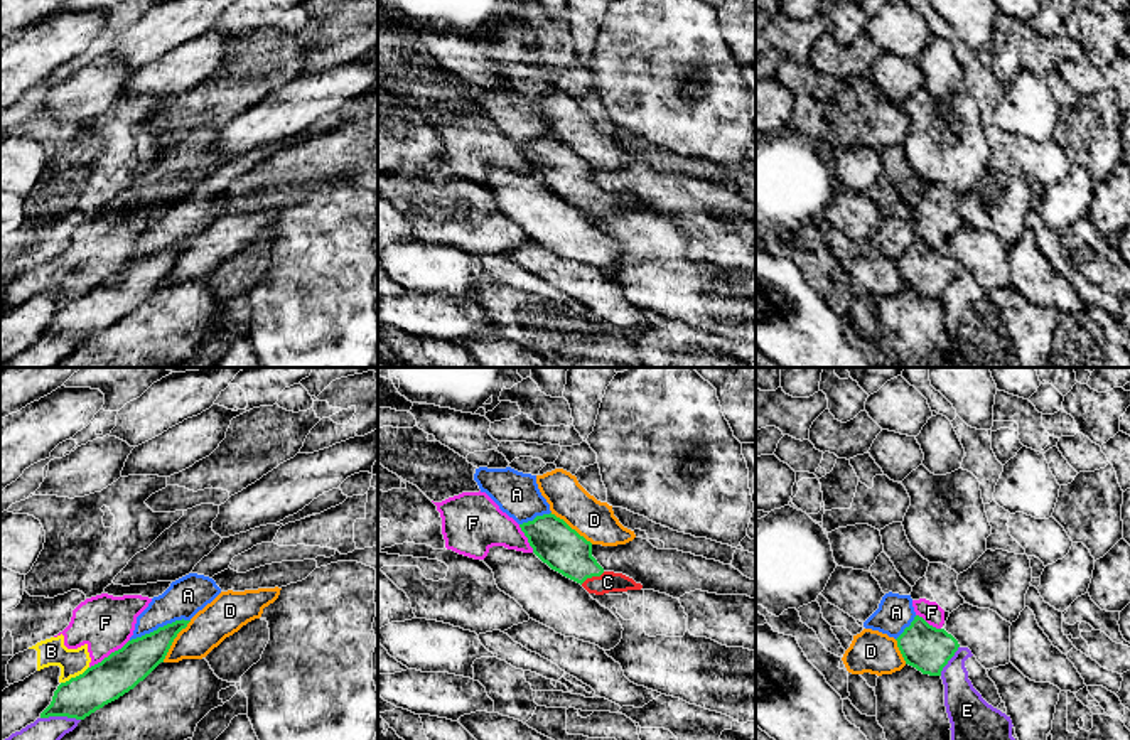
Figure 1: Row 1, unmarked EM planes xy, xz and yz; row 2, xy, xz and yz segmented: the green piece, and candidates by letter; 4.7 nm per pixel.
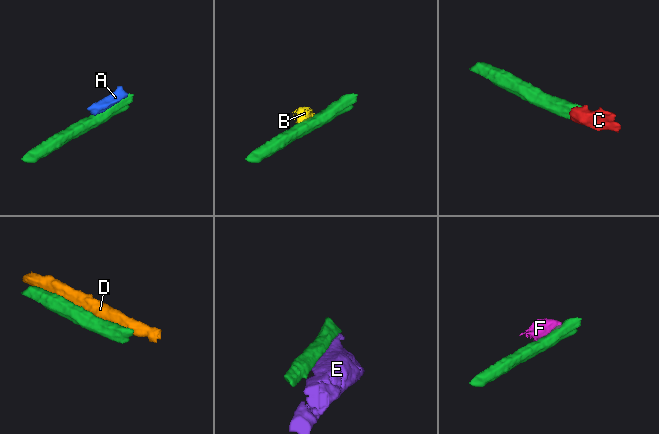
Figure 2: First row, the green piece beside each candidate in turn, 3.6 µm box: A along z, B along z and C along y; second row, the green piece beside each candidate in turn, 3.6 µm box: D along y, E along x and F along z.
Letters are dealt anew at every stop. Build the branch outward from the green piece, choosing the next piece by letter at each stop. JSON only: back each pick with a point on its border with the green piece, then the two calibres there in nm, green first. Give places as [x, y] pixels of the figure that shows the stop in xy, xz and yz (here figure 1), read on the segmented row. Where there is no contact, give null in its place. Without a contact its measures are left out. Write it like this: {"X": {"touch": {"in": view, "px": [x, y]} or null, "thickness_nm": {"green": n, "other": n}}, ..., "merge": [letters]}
{"C": {"touch": {"in": "xz", "px": [592, 575]}, "thickness_nm": {"green": 220, "other": 100}}, "merge": ["C"]}

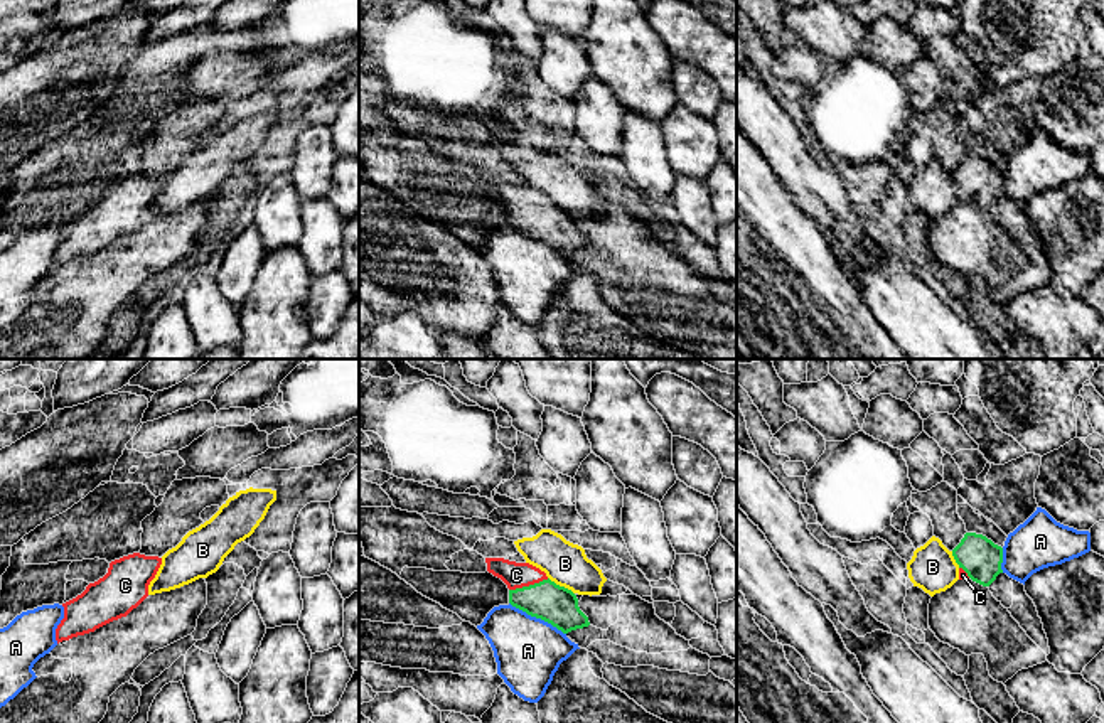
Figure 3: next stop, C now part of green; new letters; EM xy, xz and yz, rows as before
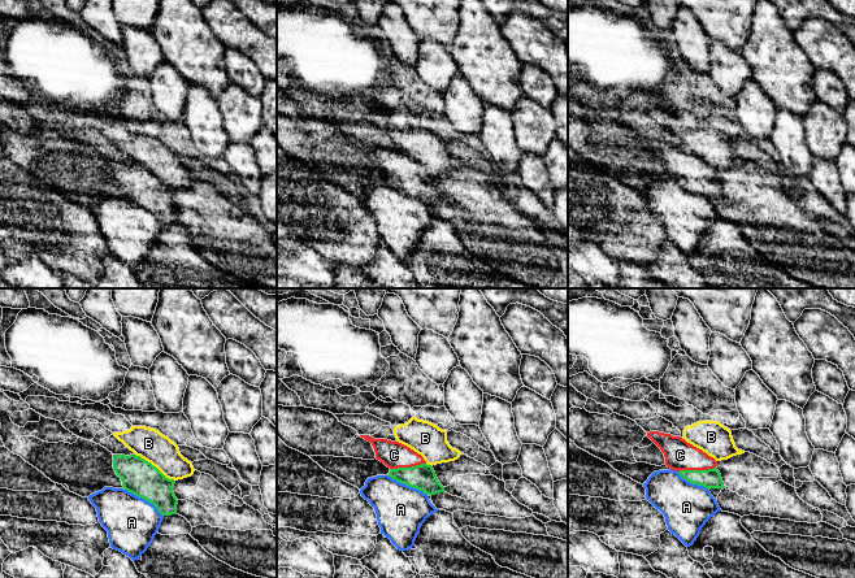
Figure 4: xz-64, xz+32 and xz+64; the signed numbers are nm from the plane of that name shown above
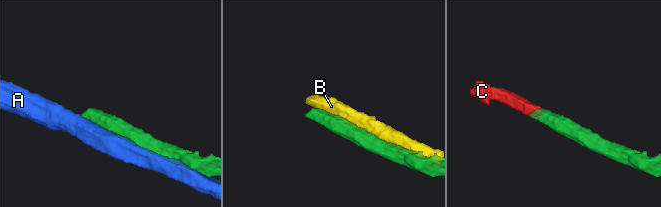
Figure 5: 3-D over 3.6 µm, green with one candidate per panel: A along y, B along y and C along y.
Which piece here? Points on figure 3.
{"C": {"touch": {"in": "xz", "px": [530, 585]}, "thickness_nm": {"green": 190, "other": 130}}, "merge": ["C"]}

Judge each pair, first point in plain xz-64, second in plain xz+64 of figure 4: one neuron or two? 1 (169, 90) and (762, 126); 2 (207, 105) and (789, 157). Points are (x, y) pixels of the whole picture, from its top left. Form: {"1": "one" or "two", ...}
{"1": "one", "2": "one"}

